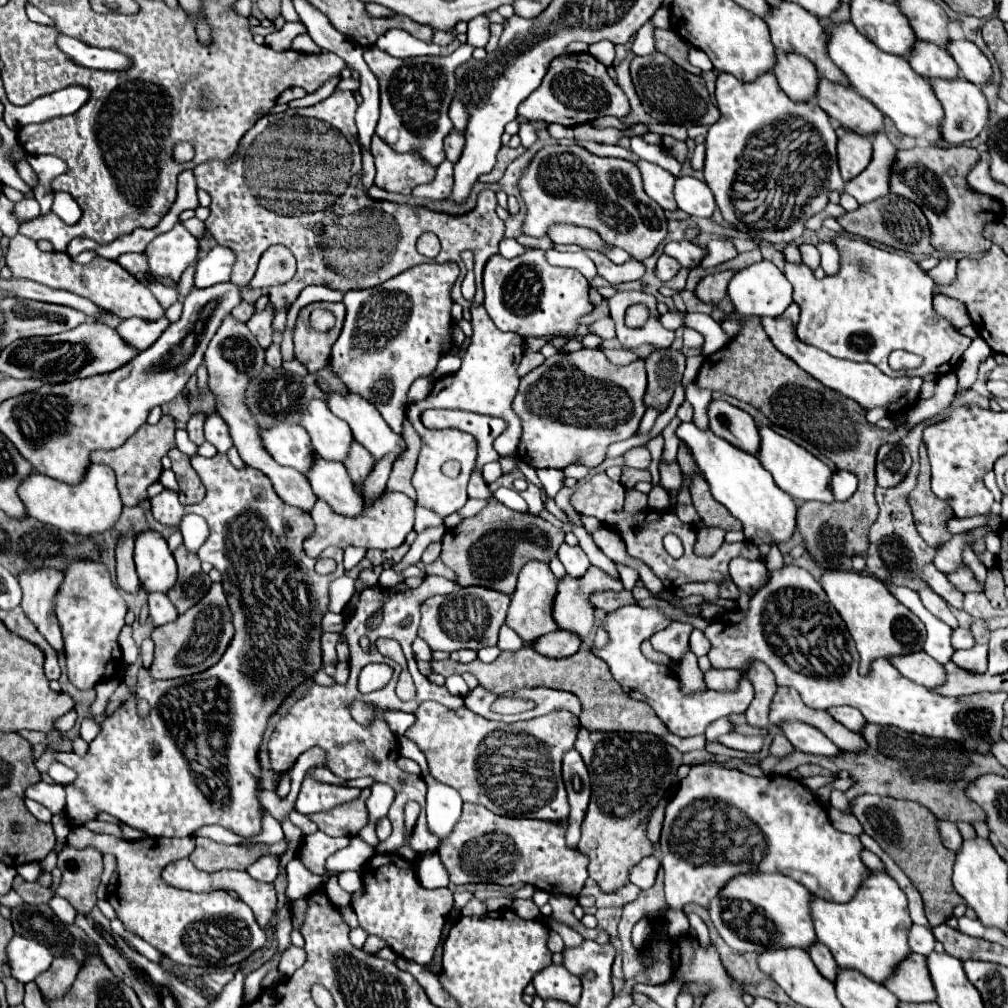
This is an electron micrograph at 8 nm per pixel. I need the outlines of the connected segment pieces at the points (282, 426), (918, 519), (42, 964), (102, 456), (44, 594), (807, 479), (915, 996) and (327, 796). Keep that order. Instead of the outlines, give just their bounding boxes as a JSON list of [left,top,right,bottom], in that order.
[[261,422,313,472],[909,442,953,546],[7,936,53,984],[91,416,175,506],[19,568,63,652],[757,426,833,502],[883,952,935,1002],[295,776,361,814]]

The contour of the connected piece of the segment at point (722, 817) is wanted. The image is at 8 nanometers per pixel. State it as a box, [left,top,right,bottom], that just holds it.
[659,764,869,938]

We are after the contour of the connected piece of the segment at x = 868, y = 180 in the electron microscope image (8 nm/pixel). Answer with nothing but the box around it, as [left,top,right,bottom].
[845,132,895,204]

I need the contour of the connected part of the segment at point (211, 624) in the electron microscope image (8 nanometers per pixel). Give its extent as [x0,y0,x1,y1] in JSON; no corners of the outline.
[151,582,235,678]

